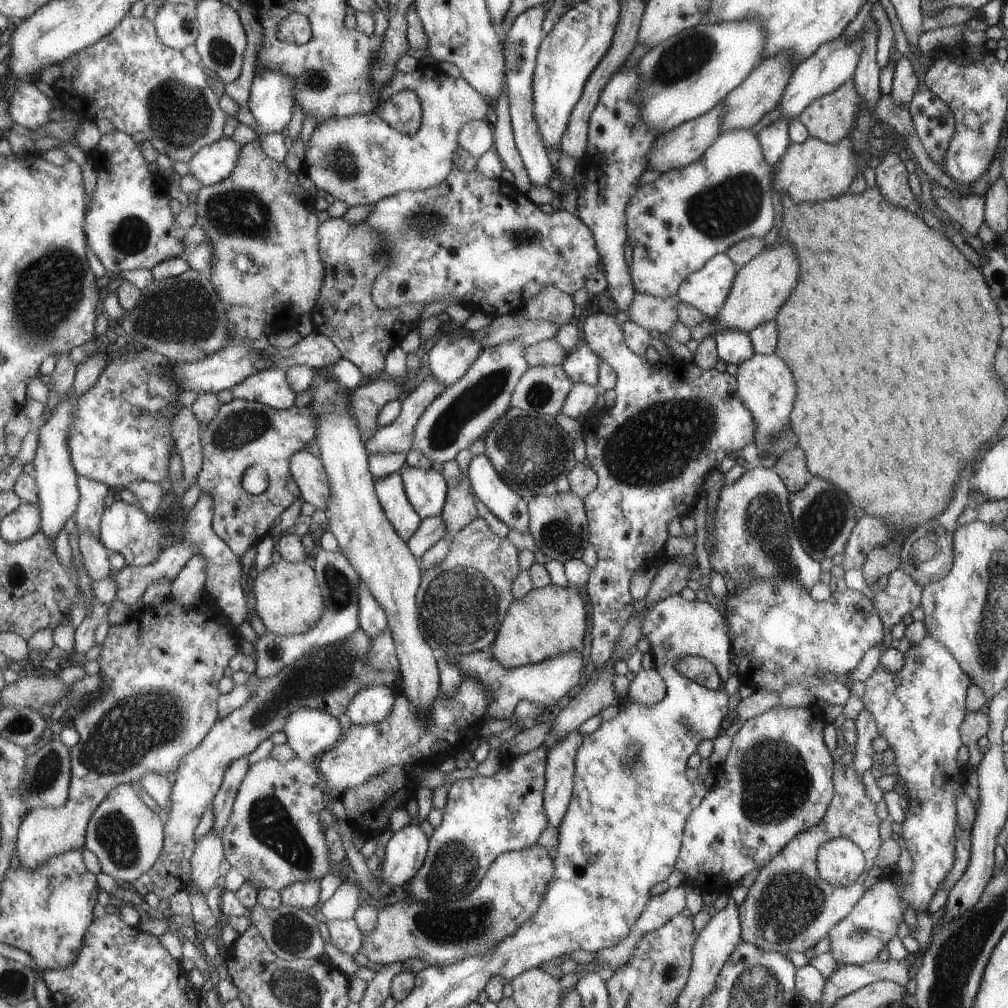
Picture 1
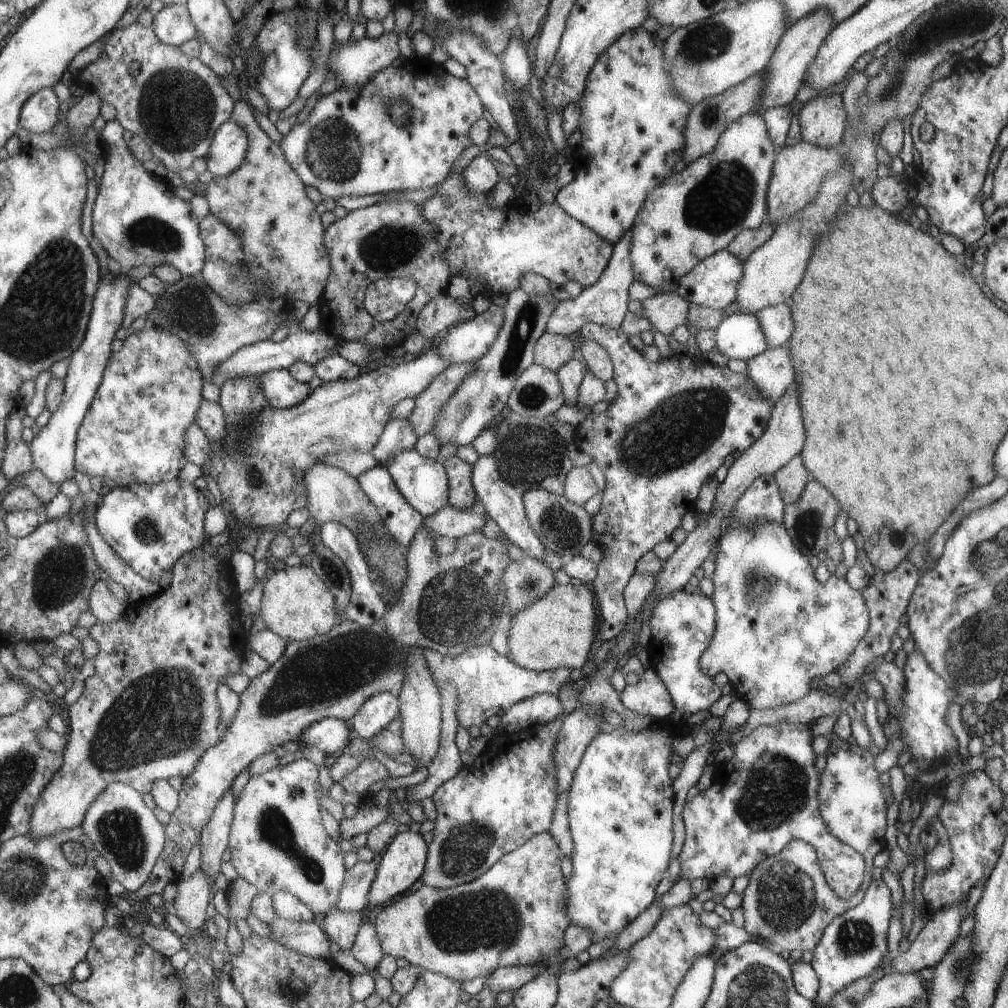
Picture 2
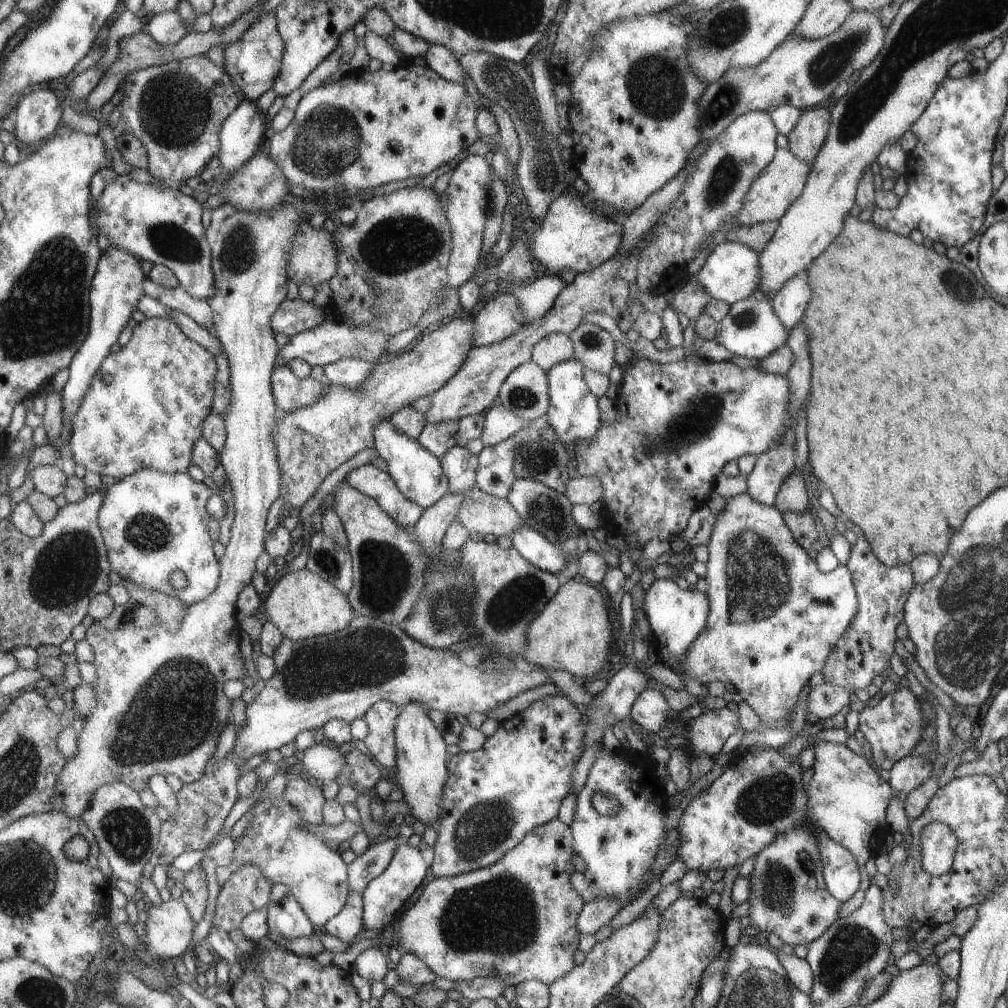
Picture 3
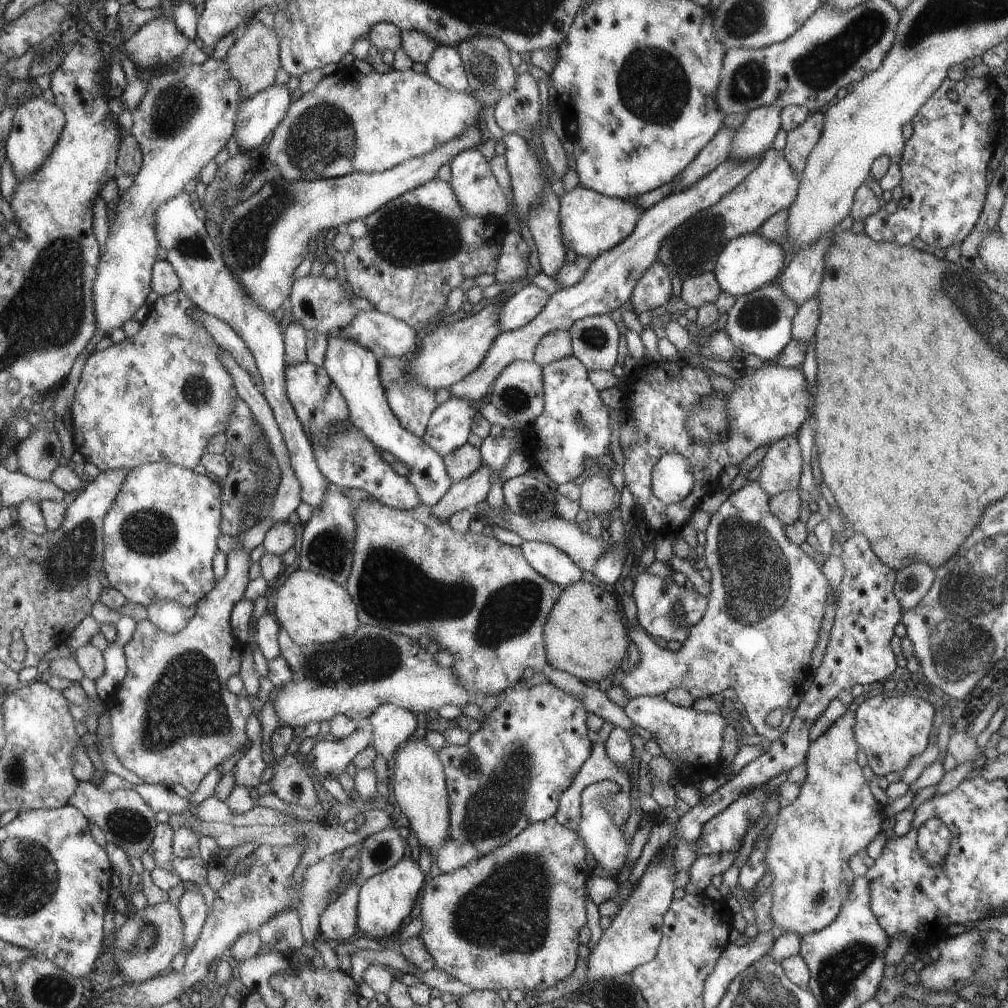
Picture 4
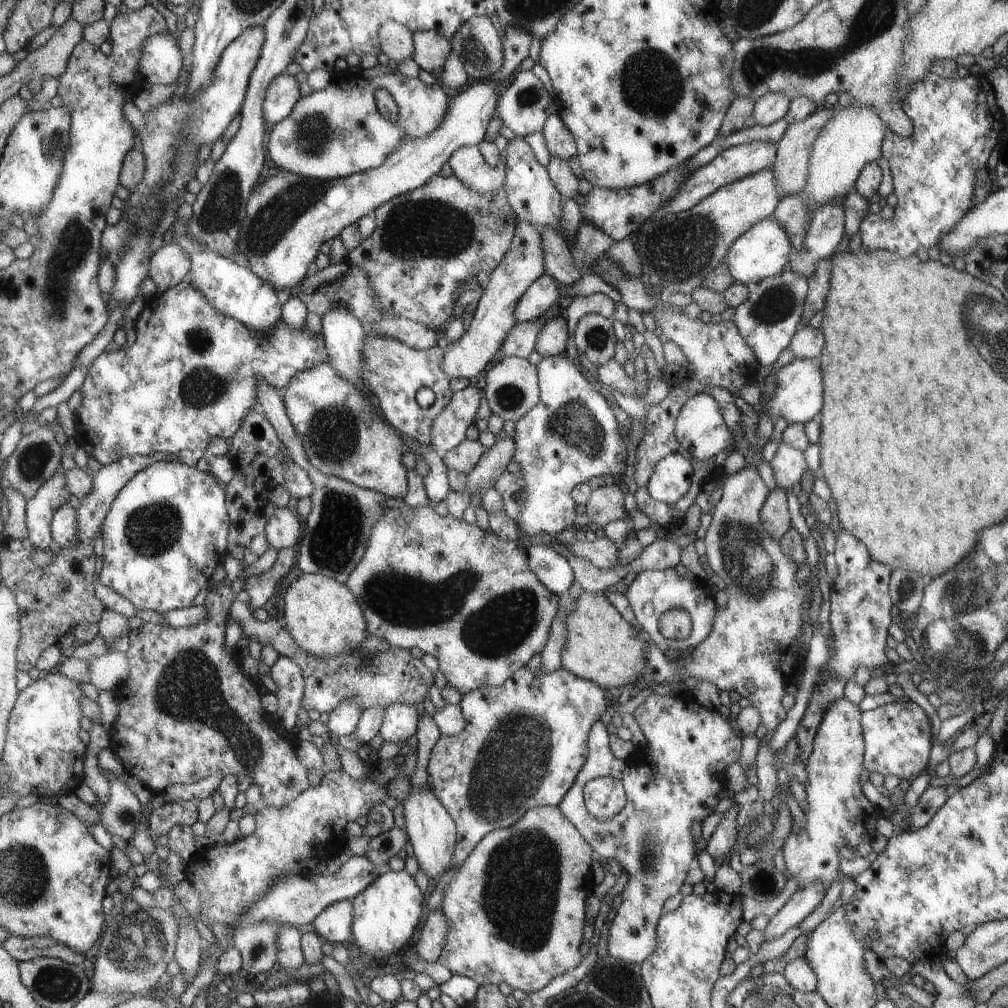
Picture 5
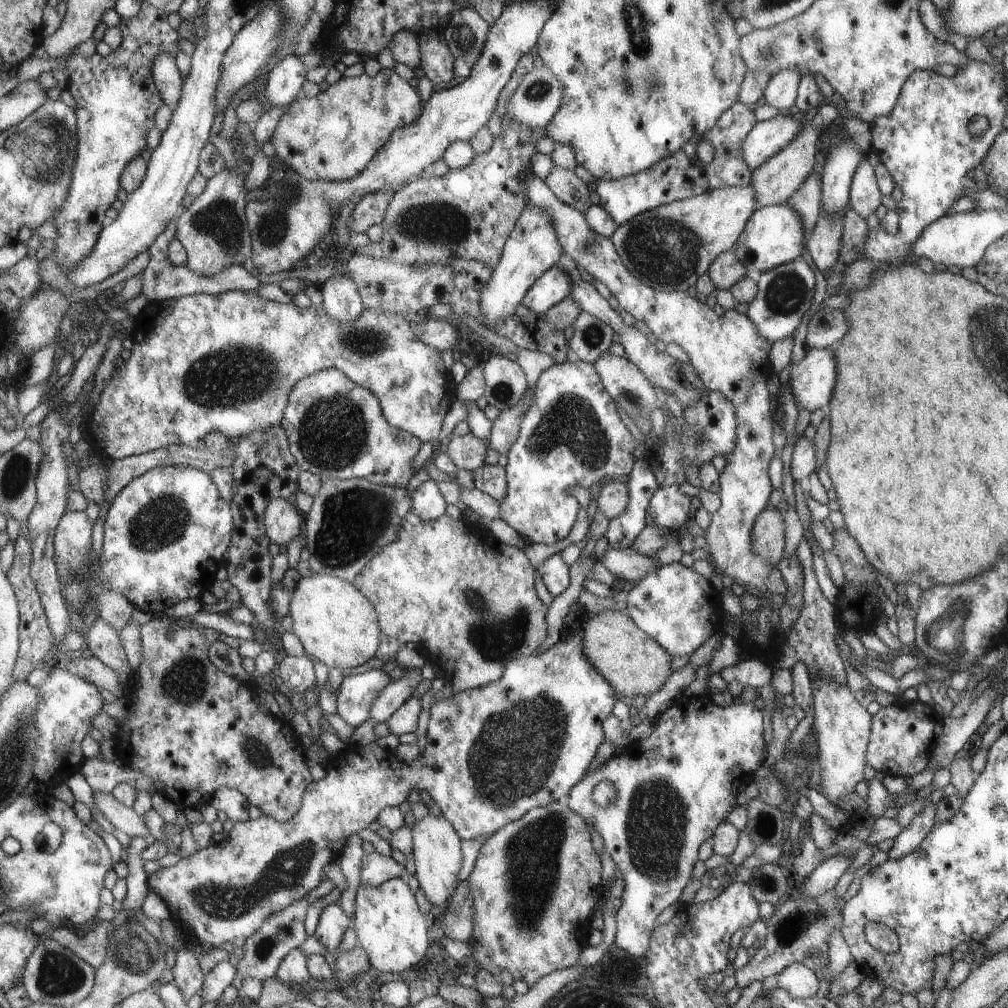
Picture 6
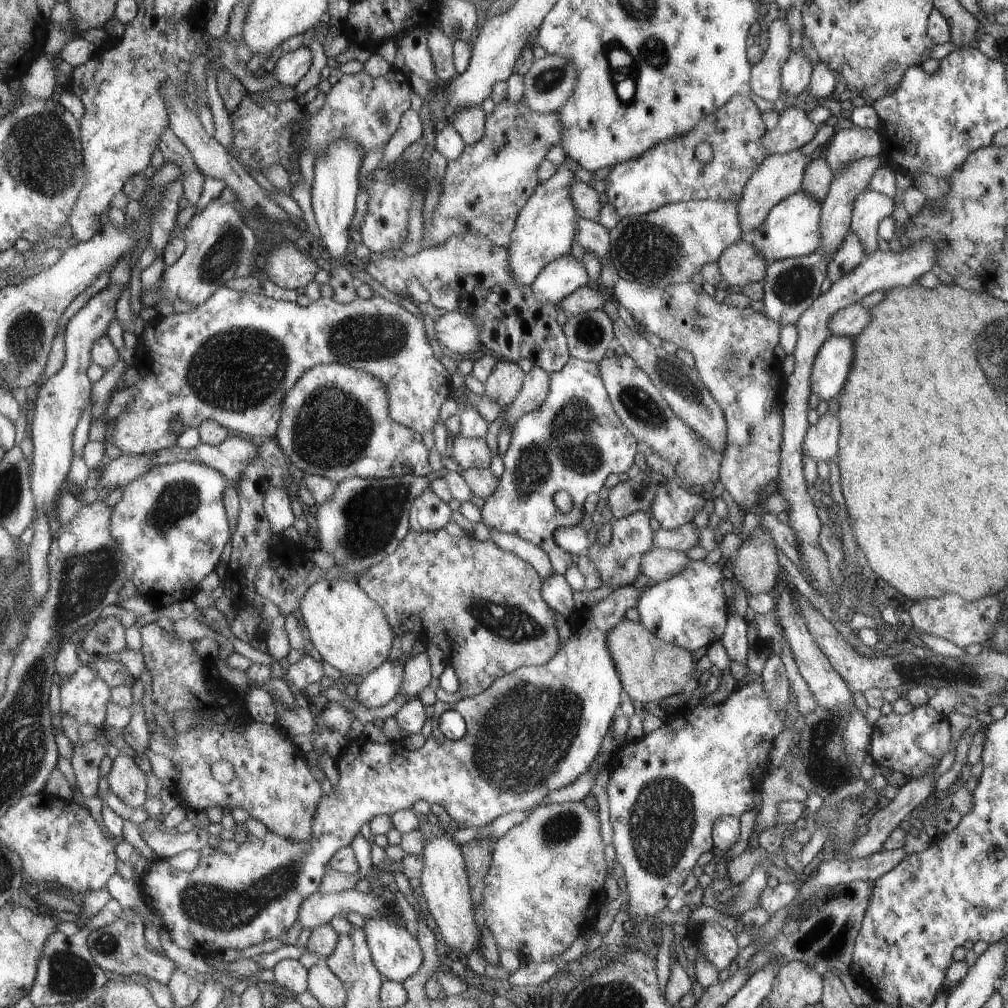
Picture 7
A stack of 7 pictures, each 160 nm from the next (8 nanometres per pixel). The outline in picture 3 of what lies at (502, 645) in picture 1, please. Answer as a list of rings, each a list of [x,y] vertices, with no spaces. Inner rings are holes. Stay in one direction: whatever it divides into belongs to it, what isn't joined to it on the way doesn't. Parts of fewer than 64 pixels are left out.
[[[569,579],[561,582],[555,596],[526,629],[523,659],[541,670],[564,671],[579,681],[592,680],[603,664],[611,644],[609,616],[603,594],[591,583]]]

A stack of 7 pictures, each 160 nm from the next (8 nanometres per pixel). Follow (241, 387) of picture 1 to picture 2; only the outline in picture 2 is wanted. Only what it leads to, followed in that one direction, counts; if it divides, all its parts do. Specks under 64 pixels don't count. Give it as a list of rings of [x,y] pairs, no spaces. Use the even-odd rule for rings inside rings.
[[[288,369],[267,372],[265,375],[260,375],[257,380],[269,405],[277,409],[298,406],[313,392],[309,384],[297,382]]]

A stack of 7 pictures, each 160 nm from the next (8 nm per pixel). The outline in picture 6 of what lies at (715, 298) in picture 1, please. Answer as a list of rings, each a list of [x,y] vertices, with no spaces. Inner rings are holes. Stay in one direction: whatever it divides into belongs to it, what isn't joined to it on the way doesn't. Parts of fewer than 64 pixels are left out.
[[[783,203],[761,207],[753,211],[732,250],[744,264],[746,272],[755,276],[770,268],[795,260],[806,248],[807,237],[800,216],[790,204]]]

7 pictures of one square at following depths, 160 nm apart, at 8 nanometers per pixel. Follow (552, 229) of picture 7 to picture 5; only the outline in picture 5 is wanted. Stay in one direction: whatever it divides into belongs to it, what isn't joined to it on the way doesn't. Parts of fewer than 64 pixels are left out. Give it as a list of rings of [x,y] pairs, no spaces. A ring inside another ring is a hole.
[[[516,221],[515,234],[511,246],[491,272],[488,272],[487,284],[477,301],[469,328],[463,336],[453,343],[442,343],[446,346],[443,359],[445,372],[451,377],[465,377],[468,383],[479,382],[485,365],[495,359],[495,354],[515,326],[514,316],[517,301],[528,290],[531,284],[545,274],[544,252],[541,248],[541,234],[532,224]]]

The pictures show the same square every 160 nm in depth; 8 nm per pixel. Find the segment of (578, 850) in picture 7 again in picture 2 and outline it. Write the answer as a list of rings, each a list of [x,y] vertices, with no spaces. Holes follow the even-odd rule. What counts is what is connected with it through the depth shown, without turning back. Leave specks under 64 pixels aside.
[[[541,832],[535,836],[531,836],[527,842],[513,851],[507,852],[504,856],[501,856],[492,867],[489,868],[484,875],[479,876],[467,884],[461,884],[461,886],[455,886],[455,888],[447,888],[447,890],[441,890],[441,888],[433,888],[424,884],[414,894],[399,898],[399,901],[383,908],[383,910],[374,919],[374,925],[377,928],[379,939],[382,943],[384,954],[390,955],[394,959],[403,958],[411,964],[423,966],[425,970],[433,970],[433,972],[441,972],[445,976],[451,976],[451,978],[457,978],[457,980],[472,979],[474,977],[489,976],[494,969],[507,967],[507,966],[533,966],[533,964],[543,964],[546,972],[553,972],[553,974],[559,975],[559,964],[563,962],[563,942],[561,942],[561,936],[564,936],[565,930],[570,926],[569,920],[567,920],[567,914],[565,914],[565,880],[561,876],[561,870],[559,870],[559,848],[555,844],[555,840],[551,838],[549,832]]]

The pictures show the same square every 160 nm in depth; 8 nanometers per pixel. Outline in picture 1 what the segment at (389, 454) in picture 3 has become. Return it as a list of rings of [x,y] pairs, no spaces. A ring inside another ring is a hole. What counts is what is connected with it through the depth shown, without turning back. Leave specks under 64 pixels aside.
[[[406,464],[400,473],[405,481],[409,500],[423,520],[444,511],[448,499],[448,480],[442,471],[435,468],[409,468],[409,464]]]

